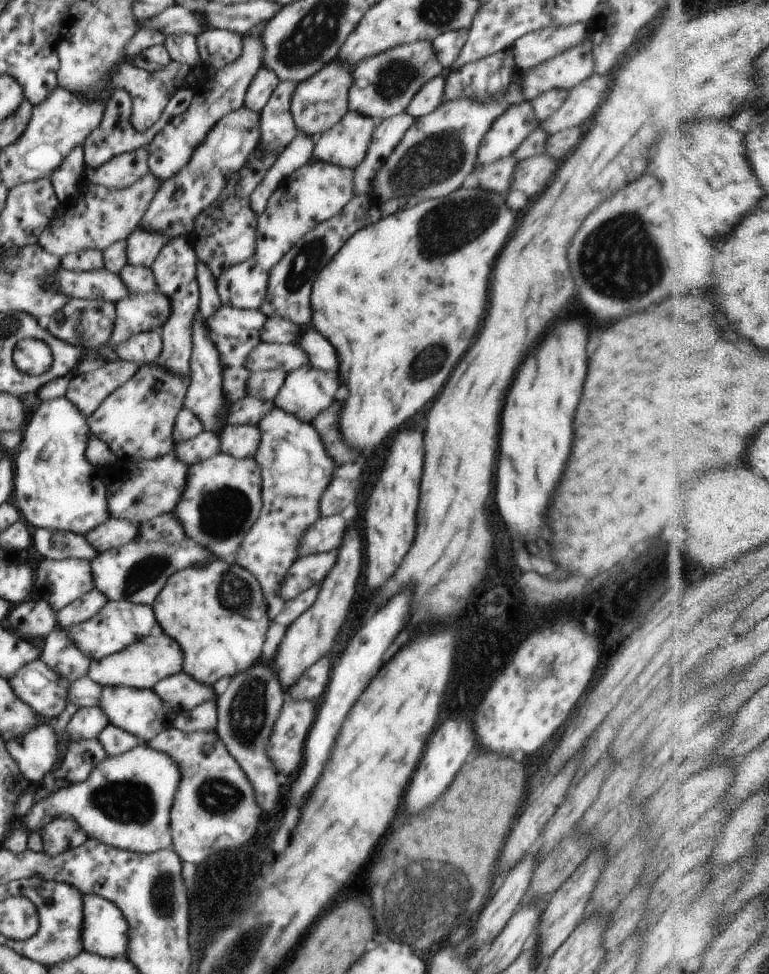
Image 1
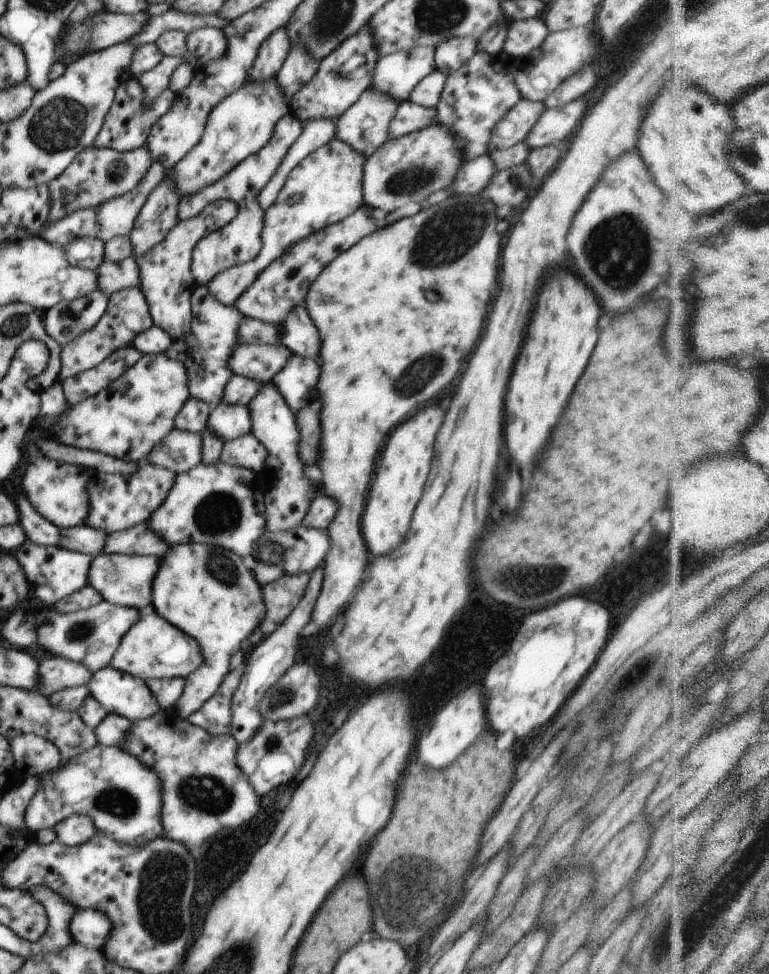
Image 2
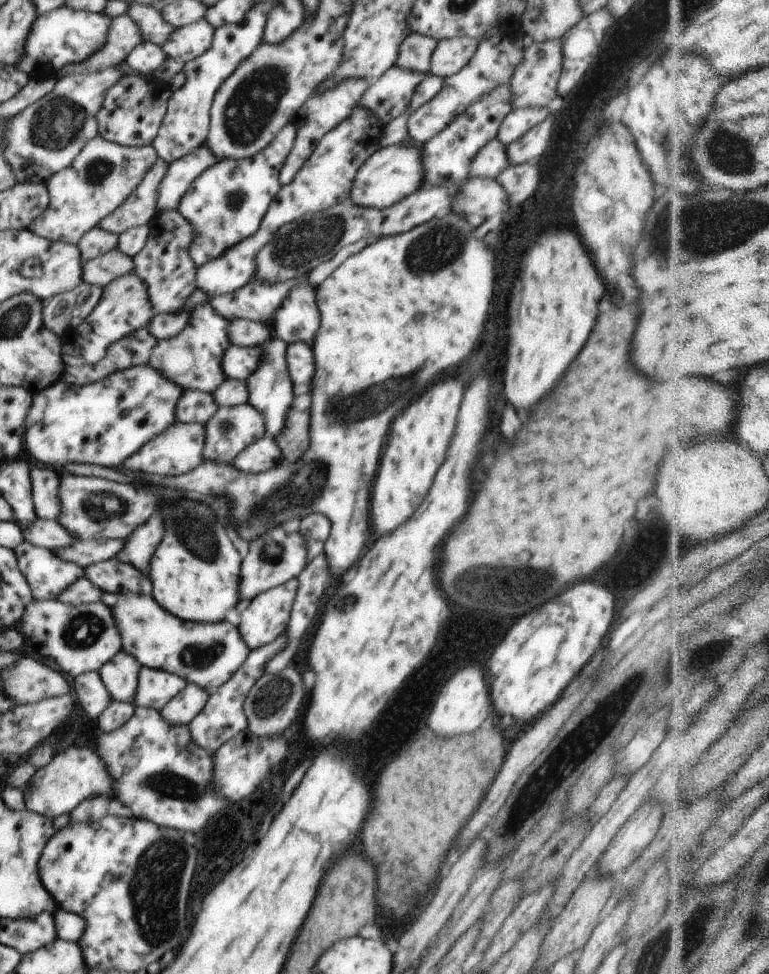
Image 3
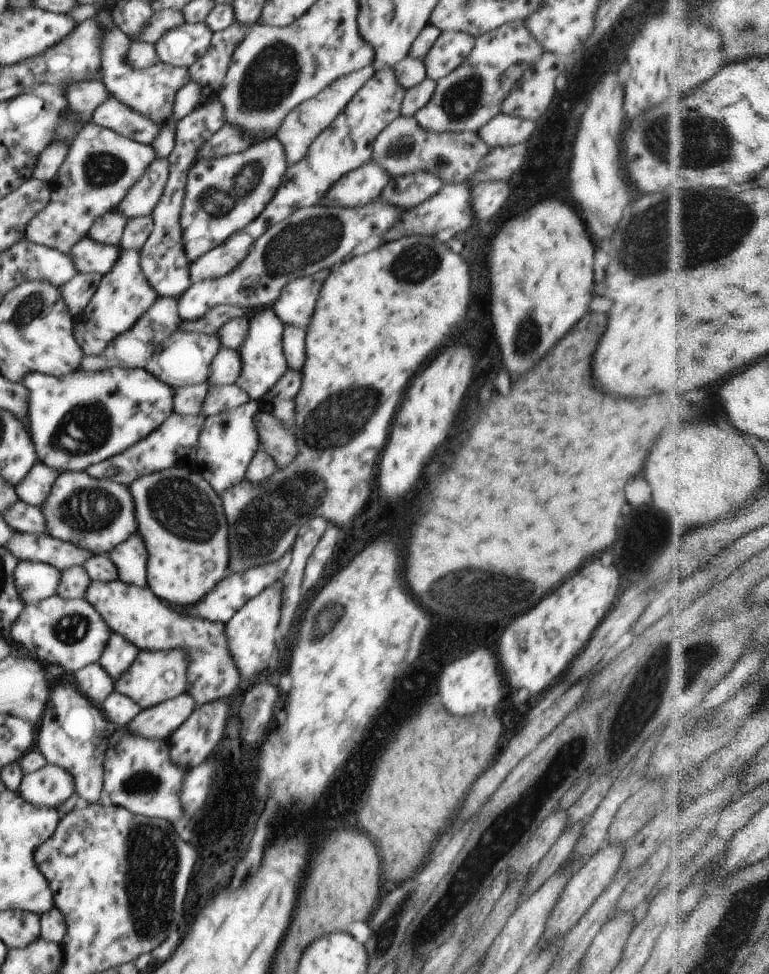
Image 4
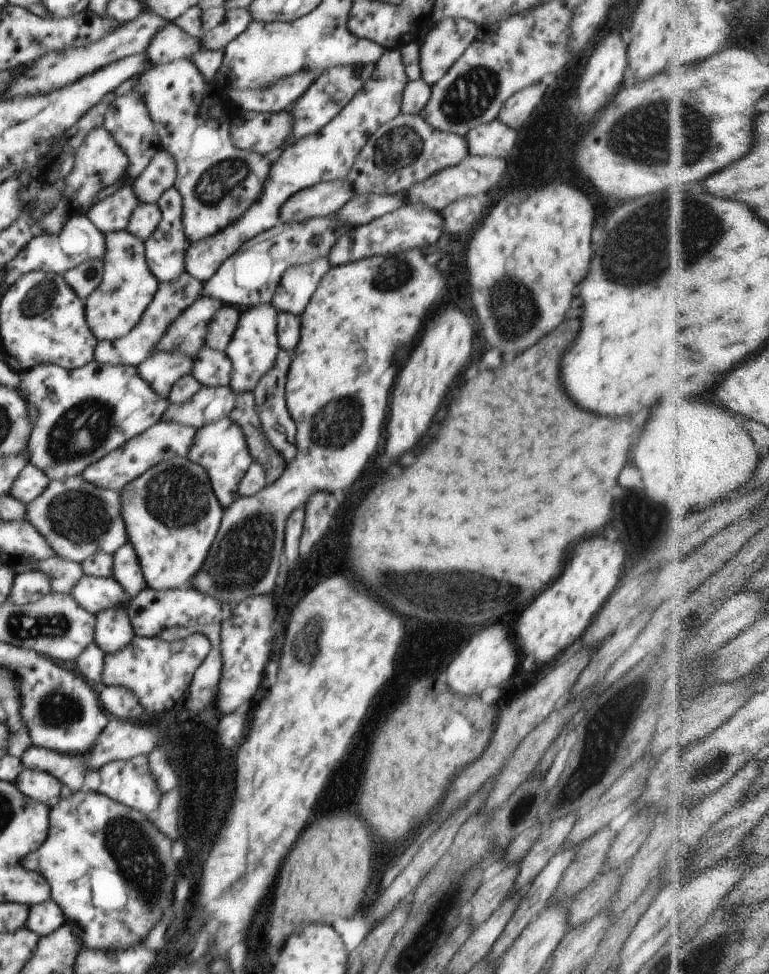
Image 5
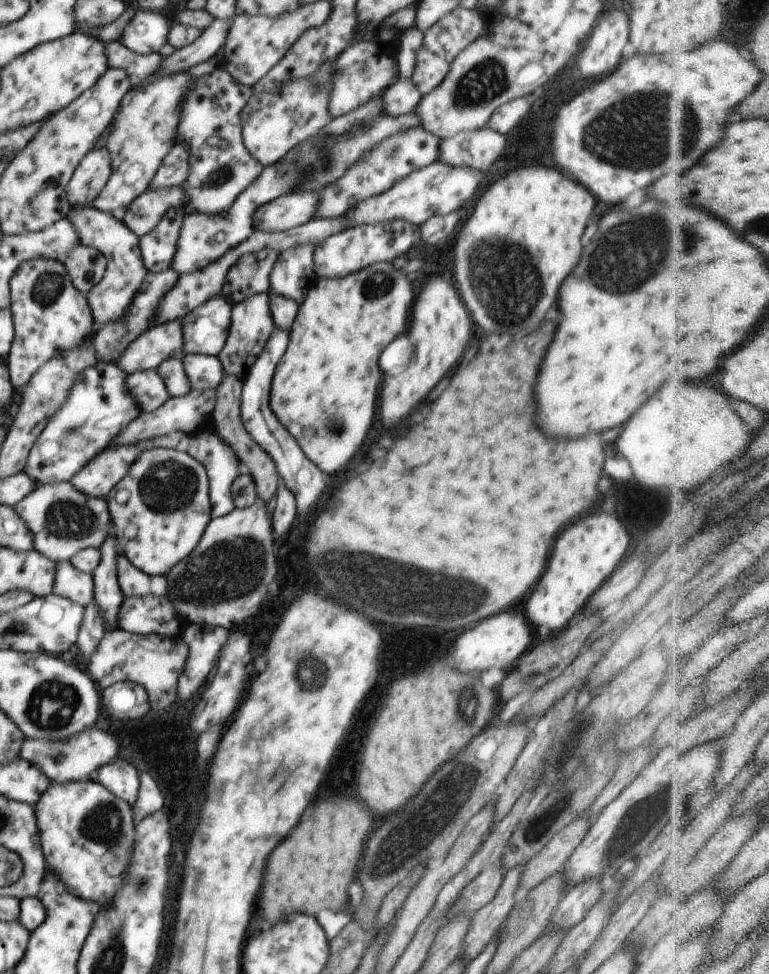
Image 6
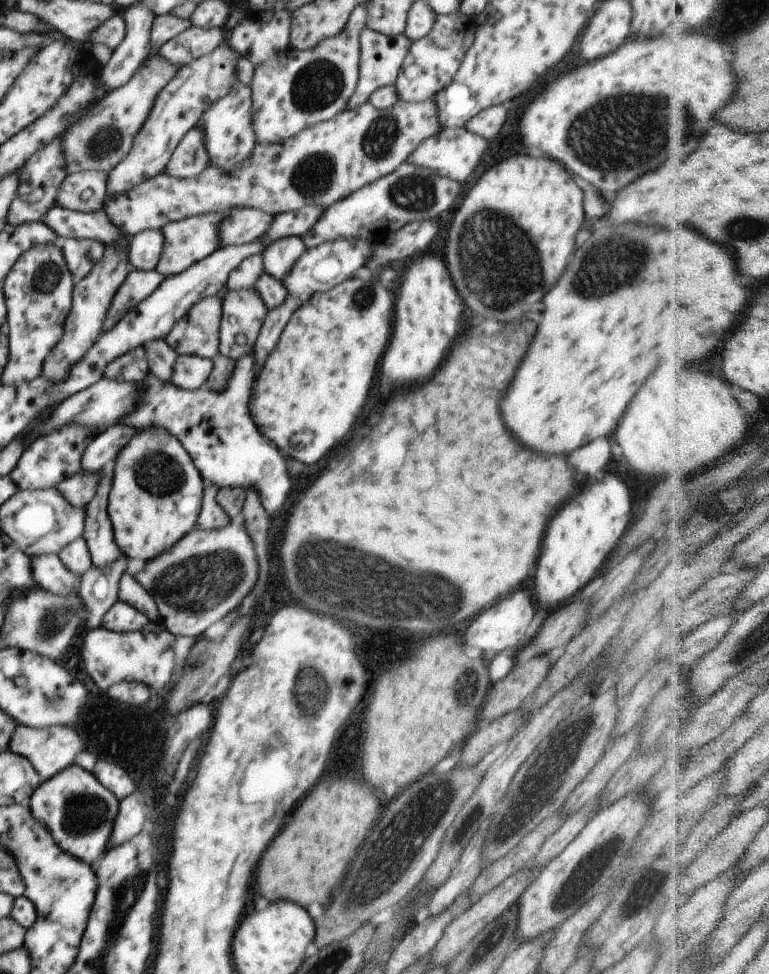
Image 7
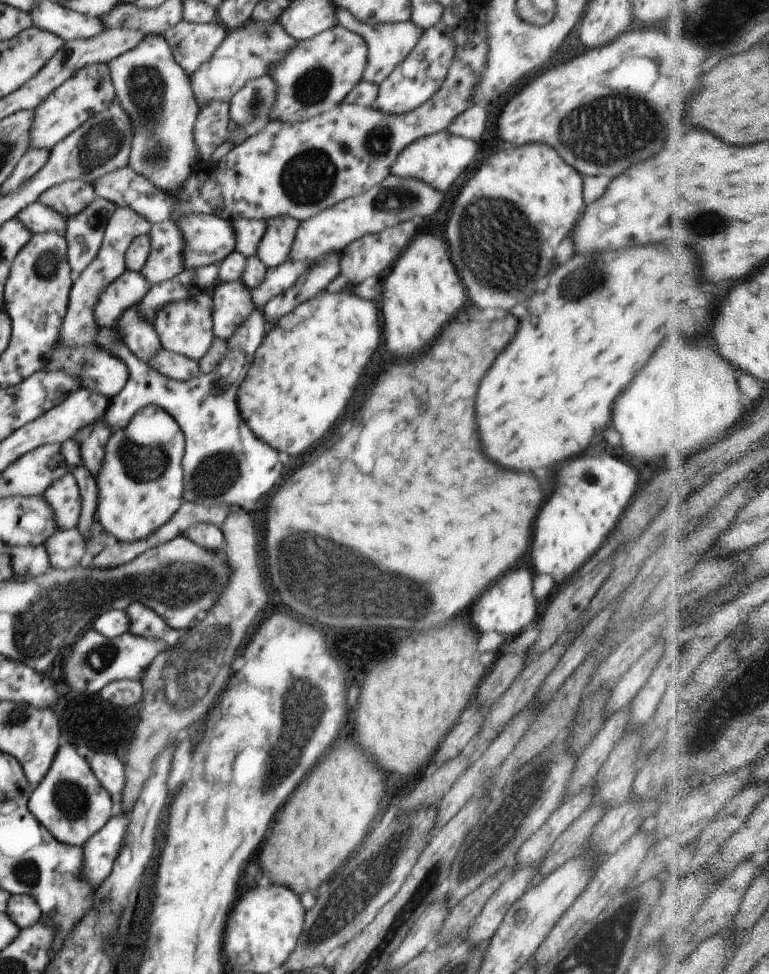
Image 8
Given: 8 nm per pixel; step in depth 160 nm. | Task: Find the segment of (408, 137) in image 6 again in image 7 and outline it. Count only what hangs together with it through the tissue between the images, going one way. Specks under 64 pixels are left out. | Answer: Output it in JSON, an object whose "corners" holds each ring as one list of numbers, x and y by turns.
{"corners":[[306,206,295,212,280,213,274,216,270,228,260,238,260,242,275,242,283,237,302,237,314,228,316,222,322,218,326,208]]}

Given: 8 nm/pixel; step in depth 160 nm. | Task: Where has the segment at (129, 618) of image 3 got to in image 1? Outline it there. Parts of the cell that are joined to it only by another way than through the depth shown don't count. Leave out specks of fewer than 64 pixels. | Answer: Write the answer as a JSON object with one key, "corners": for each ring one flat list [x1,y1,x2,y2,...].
{"corners":[[164,632,158,636,146,636,134,644,120,650,116,654,91,660,87,677,94,680,96,684,104,687,126,686,126,688,152,689,160,680,173,676,182,668,182,650,170,636]]}

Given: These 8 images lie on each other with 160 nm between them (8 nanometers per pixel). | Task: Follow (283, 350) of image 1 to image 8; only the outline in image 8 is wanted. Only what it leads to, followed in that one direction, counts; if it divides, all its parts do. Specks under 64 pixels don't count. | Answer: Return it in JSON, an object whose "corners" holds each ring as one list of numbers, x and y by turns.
{"corners":[[162,348,148,362,154,370,177,381,187,381,201,374,199,361]]}

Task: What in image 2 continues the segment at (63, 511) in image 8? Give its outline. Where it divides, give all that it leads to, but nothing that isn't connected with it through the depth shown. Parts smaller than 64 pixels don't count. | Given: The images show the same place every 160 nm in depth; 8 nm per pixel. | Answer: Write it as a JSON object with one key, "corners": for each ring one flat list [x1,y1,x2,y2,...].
{"corners":[[174,428,150,451,145,462,172,470,178,475,201,464,202,454,203,440,200,433]]}

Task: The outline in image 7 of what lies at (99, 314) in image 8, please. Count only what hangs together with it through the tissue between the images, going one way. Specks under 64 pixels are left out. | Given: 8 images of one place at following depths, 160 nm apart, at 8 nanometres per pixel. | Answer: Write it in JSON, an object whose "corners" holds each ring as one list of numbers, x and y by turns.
{"corners":[[132,268,120,288,118,288,110,304,110,308,108,308,106,320,104,320,103,323,103,332,109,332,114,329,114,326,116,326,130,310,134,310,140,302,149,298,150,294,153,294,164,280,165,277,156,270,140,271]]}

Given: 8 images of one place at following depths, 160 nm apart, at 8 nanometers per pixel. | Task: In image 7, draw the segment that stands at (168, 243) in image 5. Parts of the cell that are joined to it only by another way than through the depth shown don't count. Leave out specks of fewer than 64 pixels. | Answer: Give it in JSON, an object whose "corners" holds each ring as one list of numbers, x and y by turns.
{"corners":[[146,230,130,238,128,261,133,269,140,271,156,270,160,254,164,248,162,230]]}

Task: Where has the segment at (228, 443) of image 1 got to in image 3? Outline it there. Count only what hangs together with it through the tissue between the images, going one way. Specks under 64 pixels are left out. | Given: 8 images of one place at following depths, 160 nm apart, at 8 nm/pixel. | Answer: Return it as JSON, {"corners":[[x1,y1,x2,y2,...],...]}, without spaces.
{"corners":[[265,436,238,454,232,466,248,474,278,469,282,467,282,453,275,439]]}

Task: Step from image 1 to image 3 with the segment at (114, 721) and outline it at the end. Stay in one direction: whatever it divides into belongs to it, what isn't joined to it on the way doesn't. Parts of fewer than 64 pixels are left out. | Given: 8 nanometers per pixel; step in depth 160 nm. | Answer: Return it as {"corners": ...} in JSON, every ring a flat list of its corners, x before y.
{"corners":[[121,651,98,670,100,680,104,682,112,701,134,704,141,668,130,654]]}

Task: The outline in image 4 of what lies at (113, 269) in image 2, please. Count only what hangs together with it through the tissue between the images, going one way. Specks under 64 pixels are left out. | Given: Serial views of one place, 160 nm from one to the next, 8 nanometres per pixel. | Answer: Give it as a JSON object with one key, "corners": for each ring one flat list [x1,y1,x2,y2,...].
{"corners":[[84,236,70,250,70,258,78,272,100,274,103,277,118,264,120,249,119,246,100,244,90,240,89,236]]}

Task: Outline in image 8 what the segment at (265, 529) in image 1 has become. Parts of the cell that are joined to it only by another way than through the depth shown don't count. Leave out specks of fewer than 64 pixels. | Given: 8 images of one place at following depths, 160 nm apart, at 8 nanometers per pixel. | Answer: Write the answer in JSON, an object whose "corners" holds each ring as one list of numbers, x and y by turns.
{"corners":[[241,279,218,284,212,296,213,331,221,339,226,340,258,308]]}

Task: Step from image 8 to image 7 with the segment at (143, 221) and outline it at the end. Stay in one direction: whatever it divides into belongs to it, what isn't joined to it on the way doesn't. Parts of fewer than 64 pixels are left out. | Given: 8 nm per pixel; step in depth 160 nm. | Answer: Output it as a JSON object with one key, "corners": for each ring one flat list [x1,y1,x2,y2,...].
{"corners":[[106,246,104,256,100,258,100,262,94,264,90,274,75,283,74,304,72,304,70,316,66,318,62,338,58,340,54,349,50,350,48,358,45,359,44,368,42,368,44,378,50,376,50,380,62,382,62,378,70,372,70,368,74,364,78,364,82,356,86,356,86,352,96,344,98,338,103,334,103,323,106,320,108,308,110,308,118,288,132,269,128,261,128,252,128,248,118,250,114,246]]}

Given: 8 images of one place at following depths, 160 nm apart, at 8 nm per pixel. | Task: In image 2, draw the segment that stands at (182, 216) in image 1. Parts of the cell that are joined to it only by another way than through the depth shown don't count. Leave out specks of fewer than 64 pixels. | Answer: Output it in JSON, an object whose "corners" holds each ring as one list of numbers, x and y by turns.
{"corners":[[249,76,244,85,213,106,200,142,168,172,171,181,175,182,175,189,179,192,179,197,189,197,190,193,197,193,205,186,219,181,245,158,256,154,270,140,276,123,290,112,291,108,285,102,283,90,276,77,269,78,267,81,255,81,254,79,250,80]]}

